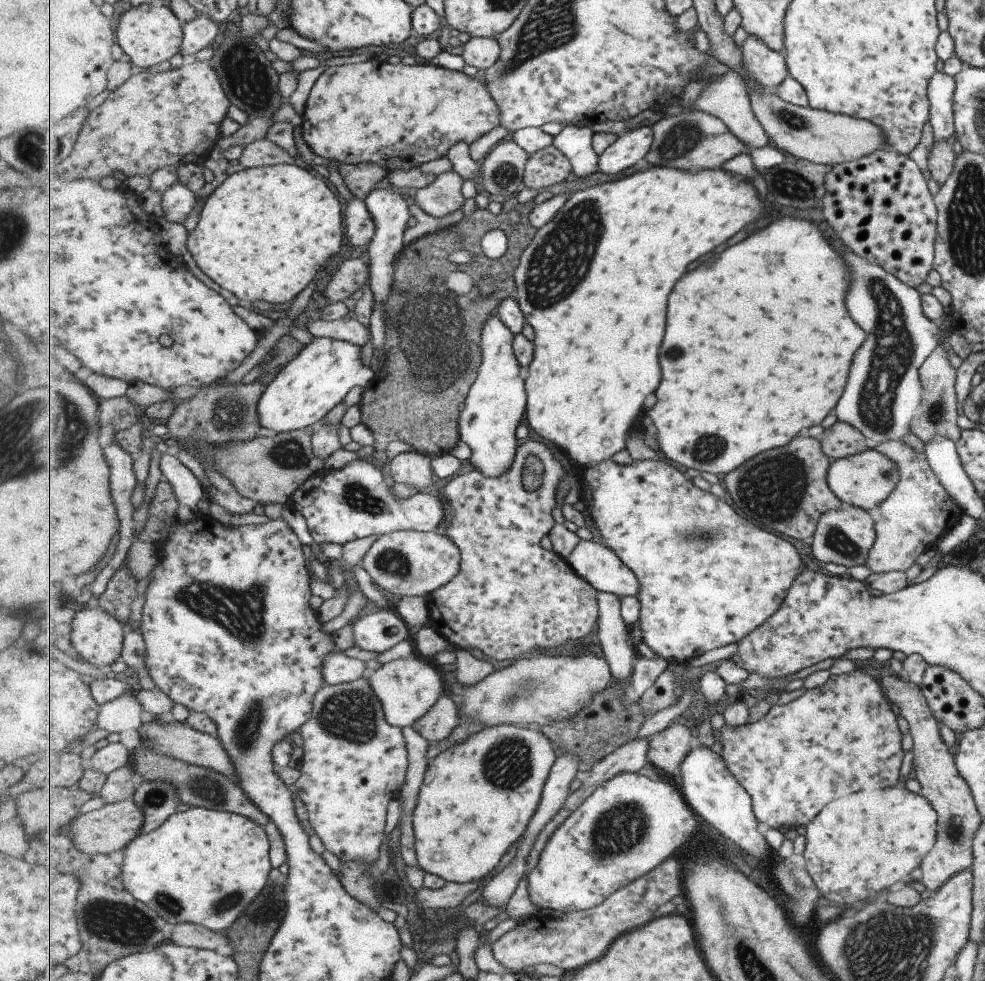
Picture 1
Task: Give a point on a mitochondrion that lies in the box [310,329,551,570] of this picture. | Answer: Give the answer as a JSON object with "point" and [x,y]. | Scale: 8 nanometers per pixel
{"point":[355,494]}

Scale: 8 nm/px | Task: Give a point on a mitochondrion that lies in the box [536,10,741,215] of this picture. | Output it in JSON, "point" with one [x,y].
{"point":[682,138]}

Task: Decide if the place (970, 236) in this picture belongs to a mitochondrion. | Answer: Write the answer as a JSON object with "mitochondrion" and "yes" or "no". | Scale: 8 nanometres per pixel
{"mitochondrion":"yes"}

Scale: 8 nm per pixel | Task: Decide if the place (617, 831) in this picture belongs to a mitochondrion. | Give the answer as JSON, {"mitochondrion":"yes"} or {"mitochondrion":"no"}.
{"mitochondrion":"yes"}

